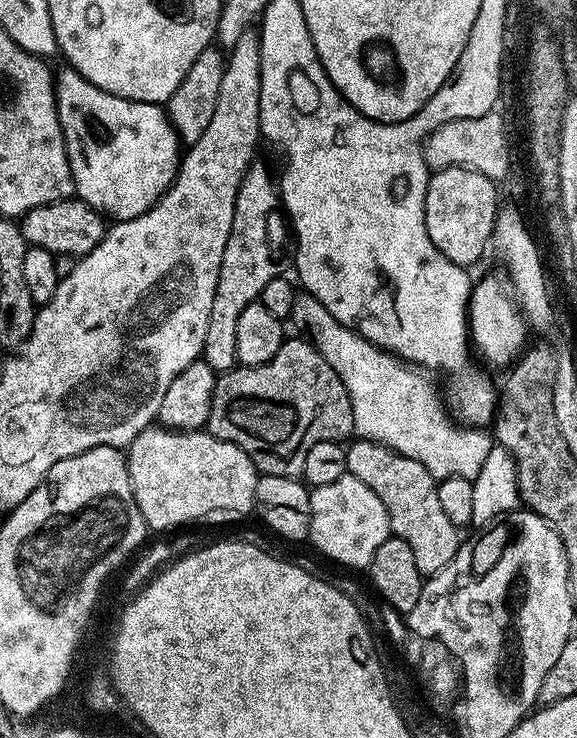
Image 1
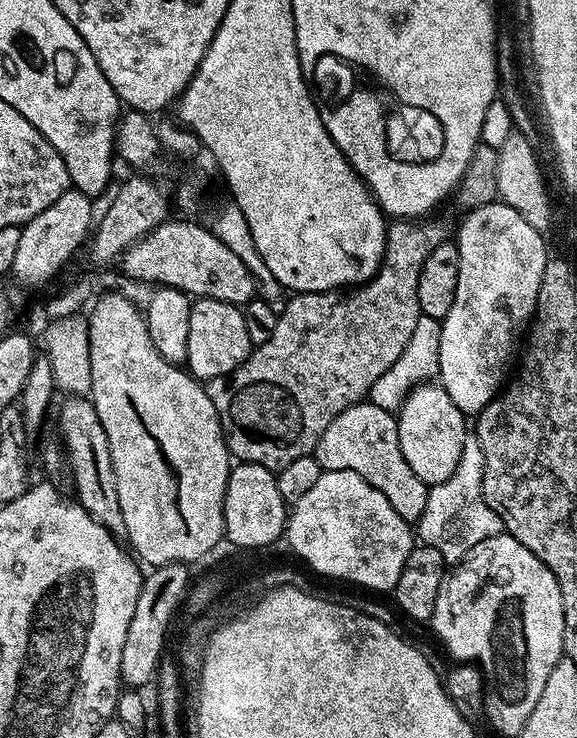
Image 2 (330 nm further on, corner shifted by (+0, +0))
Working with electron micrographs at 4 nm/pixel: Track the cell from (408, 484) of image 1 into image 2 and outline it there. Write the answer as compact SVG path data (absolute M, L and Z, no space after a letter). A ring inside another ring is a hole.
M361 402L342 410L342 414L338 414L338 418L334 418L330 426L326 426L322 438L318 438L314 455L323 471L354 470L359 476L366 478L366 482L370 482L374 490L386 494L386 502L390 502L390 506L394 506L394 510L398 510L404 520L418 522L422 518L422 510L426 510L429 485L424 484L422 478L418 478L418 474L410 470L410 462L406 462L406 454L402 454L402 446L398 442L398 426L393 413L382 410L371 402Z

